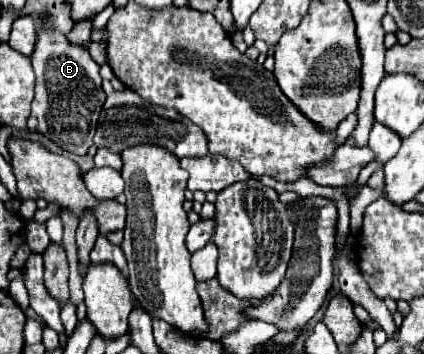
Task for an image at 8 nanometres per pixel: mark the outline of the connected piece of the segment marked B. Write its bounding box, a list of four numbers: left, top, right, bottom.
[27,28,107,154]

